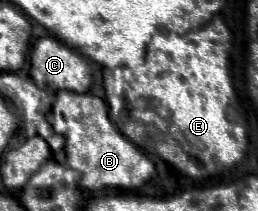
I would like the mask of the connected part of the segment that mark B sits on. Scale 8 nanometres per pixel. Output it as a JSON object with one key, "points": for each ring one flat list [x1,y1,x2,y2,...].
{"points":[[60,90,56,94,56,104,53,104,47,119,52,125,54,131,66,138,65,154,66,164,70,168,76,168,82,174,80,186,88,188,88,190,100,190,104,186,114,186,114,188,140,188,144,182,148,182,148,178,154,174,154,164,150,158,144,156,144,152,140,152,126,136,122,136,114,124,108,118,108,106,102,98,94,96,94,94,74,94,74,92,64,92]]}

